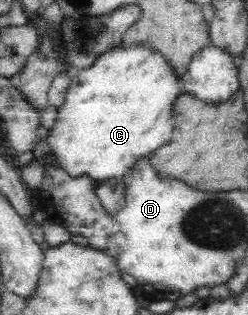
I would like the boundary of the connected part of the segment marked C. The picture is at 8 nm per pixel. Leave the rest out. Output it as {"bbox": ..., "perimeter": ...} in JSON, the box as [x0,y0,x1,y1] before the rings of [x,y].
{"bbox":[47,44,182,216],"perimeter":[[[140,44],[140,46],[130,46],[126,48],[121,45],[118,48],[112,48],[108,52],[101,54],[90,66],[86,68],[81,68],[75,71],[73,74],[74,78],[71,80],[70,87],[68,87],[67,94],[65,96],[64,102],[57,108],[57,117],[52,128],[47,132],[47,143],[49,144],[51,151],[48,154],[49,164],[53,164],[58,168],[61,168],[67,172],[72,178],[78,178],[78,176],[86,176],[90,180],[90,188],[94,192],[95,196],[98,198],[104,211],[107,215],[114,216],[125,203],[125,181],[123,178],[125,174],[132,166],[136,164],[136,160],[142,158],[142,156],[149,156],[150,152],[154,152],[158,146],[166,144],[172,136],[172,108],[173,104],[180,94],[182,94],[180,78],[176,77],[174,70],[166,62],[166,59],[145,44]]]}

